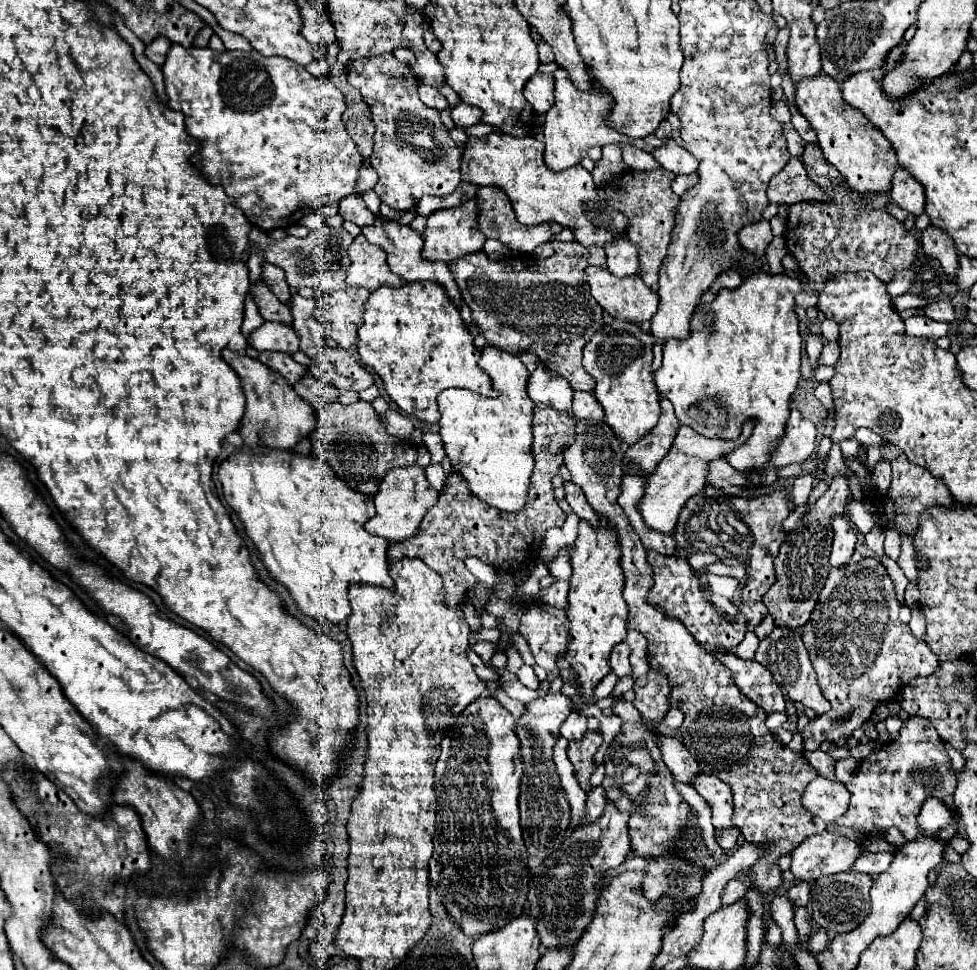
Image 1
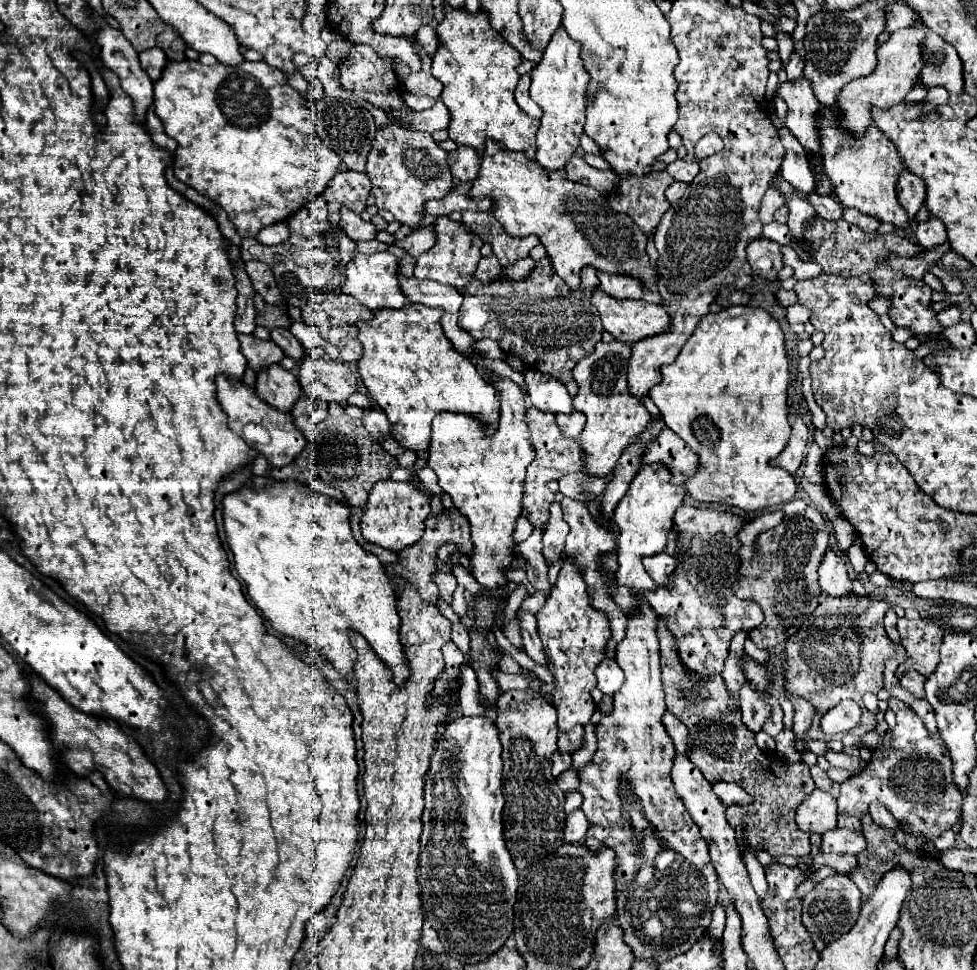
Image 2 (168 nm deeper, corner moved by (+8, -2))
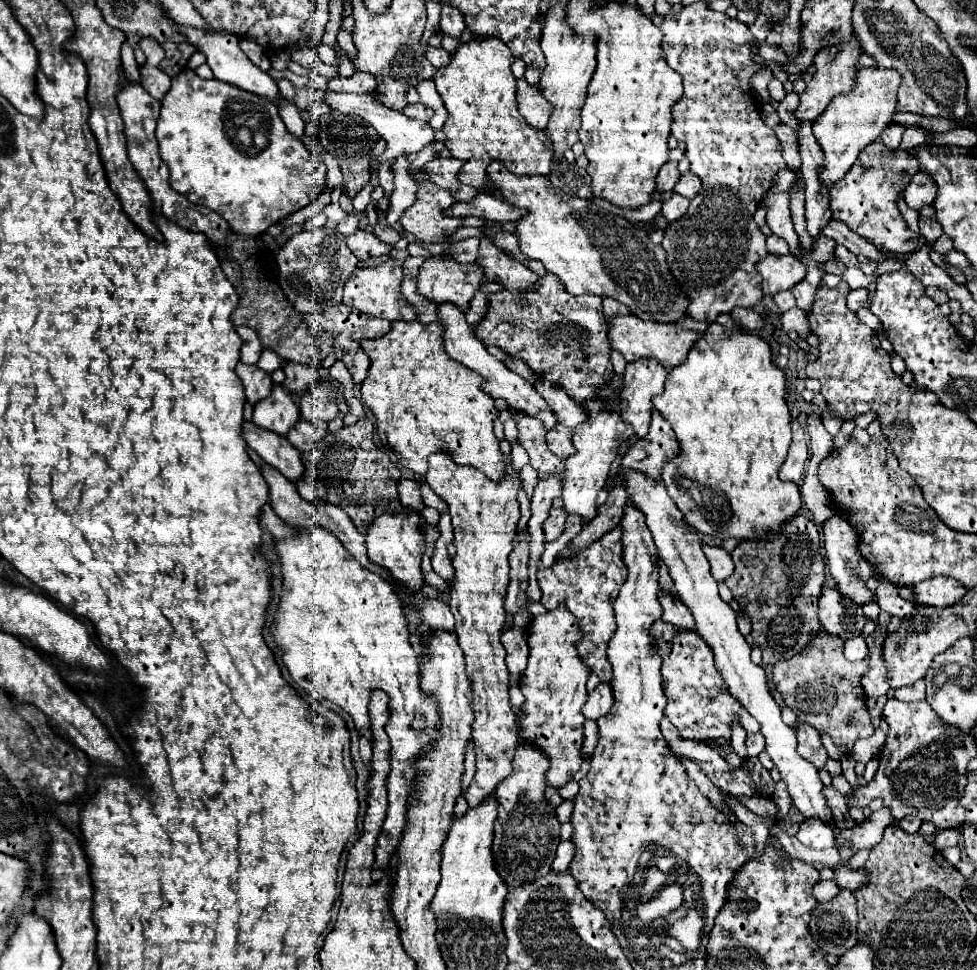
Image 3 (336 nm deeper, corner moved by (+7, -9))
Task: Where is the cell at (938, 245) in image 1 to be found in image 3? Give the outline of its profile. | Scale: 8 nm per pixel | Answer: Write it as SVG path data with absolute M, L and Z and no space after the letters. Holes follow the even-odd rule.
M919 217L919 227L921 227L921 235L923 235L929 243L937 241L937 239L941 237L941 233L943 233L943 229L941 229L941 225L939 225L937 219Z

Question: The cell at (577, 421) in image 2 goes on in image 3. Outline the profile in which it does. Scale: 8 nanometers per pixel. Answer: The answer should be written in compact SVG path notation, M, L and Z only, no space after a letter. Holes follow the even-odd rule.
M557 425L547 433L547 445L561 459L567 459L571 453L575 453L575 447L571 445L571 431L563 425Z

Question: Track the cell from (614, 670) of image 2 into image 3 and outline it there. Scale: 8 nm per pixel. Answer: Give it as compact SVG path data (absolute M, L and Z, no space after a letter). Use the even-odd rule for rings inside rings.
M599 683L599 685L589 693L587 703L583 705L583 715L585 715L585 719L597 721L599 717L603 717L603 715L609 713L611 705L613 705L611 685L609 685L609 683Z

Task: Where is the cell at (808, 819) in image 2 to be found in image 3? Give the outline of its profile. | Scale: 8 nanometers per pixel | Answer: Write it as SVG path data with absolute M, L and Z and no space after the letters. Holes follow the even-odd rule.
M807 819L799 825L797 839L811 849L825 849L835 845L835 829L817 819Z

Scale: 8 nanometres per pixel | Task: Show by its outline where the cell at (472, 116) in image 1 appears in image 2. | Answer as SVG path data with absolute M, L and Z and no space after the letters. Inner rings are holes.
M438 100L430 110L424 112L394 112L394 116L402 118L406 124L410 124L410 128L414 130L422 130L422 132L436 132L436 130L444 130L450 124L450 112L444 106L442 100Z

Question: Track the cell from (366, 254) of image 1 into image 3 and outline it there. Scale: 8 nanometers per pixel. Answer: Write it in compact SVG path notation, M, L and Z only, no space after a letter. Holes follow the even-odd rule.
M389 259L377 267L369 269L355 269L355 273L347 279L343 289L343 303L365 313L371 317L381 317L387 321L415 321L415 309L401 293L401 281L403 281L403 261Z

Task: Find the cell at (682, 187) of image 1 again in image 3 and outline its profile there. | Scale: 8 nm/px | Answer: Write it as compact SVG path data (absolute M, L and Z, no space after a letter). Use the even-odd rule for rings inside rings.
M673 193L673 195L663 203L661 213L663 213L663 217L667 219L667 223L677 221L679 217L683 217L683 213L687 213L687 205L689 205L689 203L691 203L689 199Z

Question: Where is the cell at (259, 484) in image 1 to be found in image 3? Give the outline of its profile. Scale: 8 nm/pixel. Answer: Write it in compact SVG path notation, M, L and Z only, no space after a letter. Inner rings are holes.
M319 527L311 529L307 535L301 533L301 537L297 539L277 541L277 553L281 555L283 595L281 595L279 615L273 623L273 635L279 647L283 649L283 663L287 665L293 681L301 685L313 699L331 701L339 705L345 713L349 713L351 719L355 721L359 737L367 741L373 741L369 709L367 709L371 701L371 693L375 689L381 689L389 697L389 721L385 725L385 731L391 739L391 749L389 749L391 771L385 783L387 793L389 793L387 795L389 809L387 809L387 819L377 839L375 869L371 873L375 881L381 881L389 873L389 869L381 869L381 867L389 865L407 827L407 805L417 785L415 763L421 759L423 749L427 745L433 745L439 739L441 713L439 713L435 697L423 693L419 687L419 655L409 643L409 629L407 629L405 613L401 609L401 601L387 579L361 567L333 533Z

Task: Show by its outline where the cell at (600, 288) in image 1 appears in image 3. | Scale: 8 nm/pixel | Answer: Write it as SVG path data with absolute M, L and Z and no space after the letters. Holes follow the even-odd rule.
M619 315L609 323L609 343L611 349L619 351L627 361L637 359L655 359L665 369L673 369L681 365L687 359L687 353L695 345L695 341L701 337L697 331L687 331L677 325L663 325L655 321L641 321L635 315Z

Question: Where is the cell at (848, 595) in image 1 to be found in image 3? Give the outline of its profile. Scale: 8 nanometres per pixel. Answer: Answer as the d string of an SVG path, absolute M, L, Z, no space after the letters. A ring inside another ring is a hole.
M817 633L809 645L789 661L779 661L773 667L773 685L781 693L785 705L797 715L799 723L807 723L835 741L839 751L849 753L855 739L871 737L873 723L865 707L865 693L861 677L867 671L867 659L851 663L843 655L843 641L839 637Z

